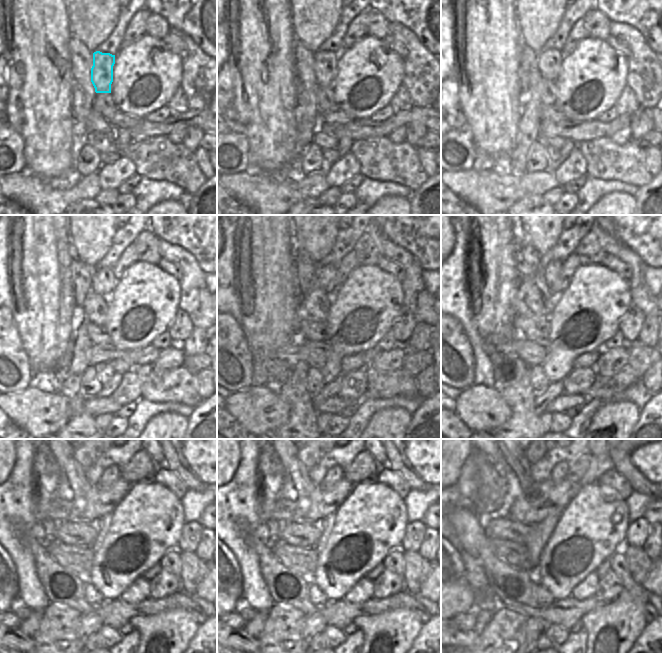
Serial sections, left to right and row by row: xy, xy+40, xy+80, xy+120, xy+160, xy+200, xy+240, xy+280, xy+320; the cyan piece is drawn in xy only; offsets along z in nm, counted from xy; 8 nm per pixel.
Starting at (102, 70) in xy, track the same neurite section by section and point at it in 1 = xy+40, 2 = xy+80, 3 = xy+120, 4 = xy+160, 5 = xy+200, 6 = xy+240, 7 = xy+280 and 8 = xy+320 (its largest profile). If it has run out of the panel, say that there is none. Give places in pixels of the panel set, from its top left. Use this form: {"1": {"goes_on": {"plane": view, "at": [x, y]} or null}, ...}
{"1": {"goes_on": {"plane": "xy+40", "at": [326, 62]}}, "2": {"goes_on": {"plane": "xy+80", "at": [550, 60]}}, "3": {"goes_on": {"plane": "xy+120", "at": [103, 283]}}, "4": {"goes_on": {"plane": "xy+160", "at": [326, 276]}}, "5": {"goes_on": {"plane": "xy+200", "at": [550, 272]}}, "6": {"goes_on": {"plane": "xy+240", "at": [111, 474]}}, "7": {"goes_on": {"plane": "xy+280", "at": [335, 474]}}, "8": {"goes_on": {"plane": "xy+320", "at": [559, 472]}}}

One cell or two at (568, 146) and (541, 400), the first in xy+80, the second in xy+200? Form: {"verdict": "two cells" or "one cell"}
{"verdict": "one cell"}

